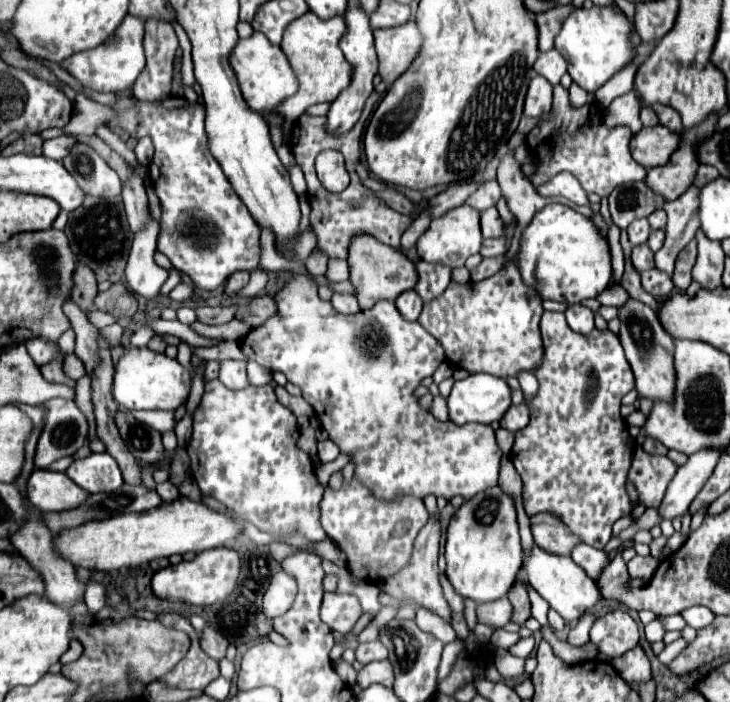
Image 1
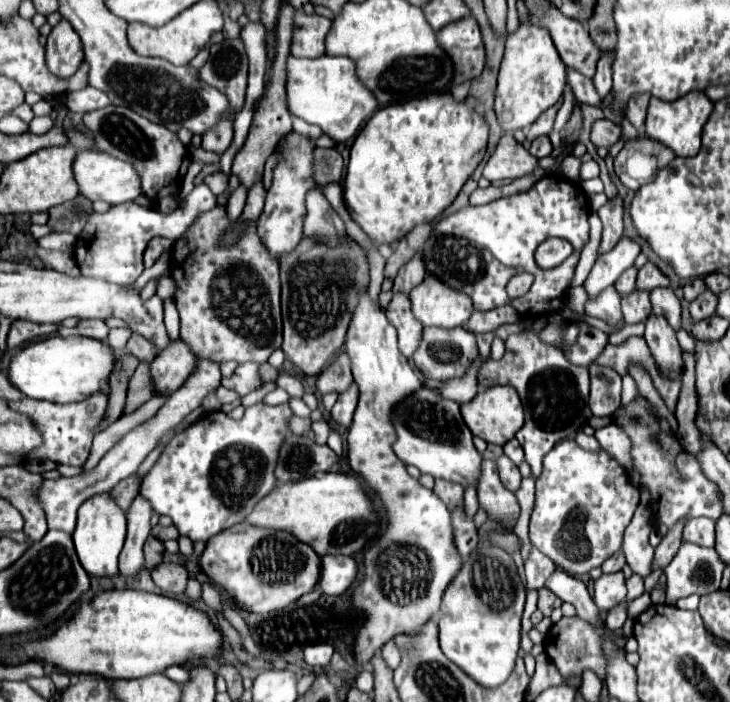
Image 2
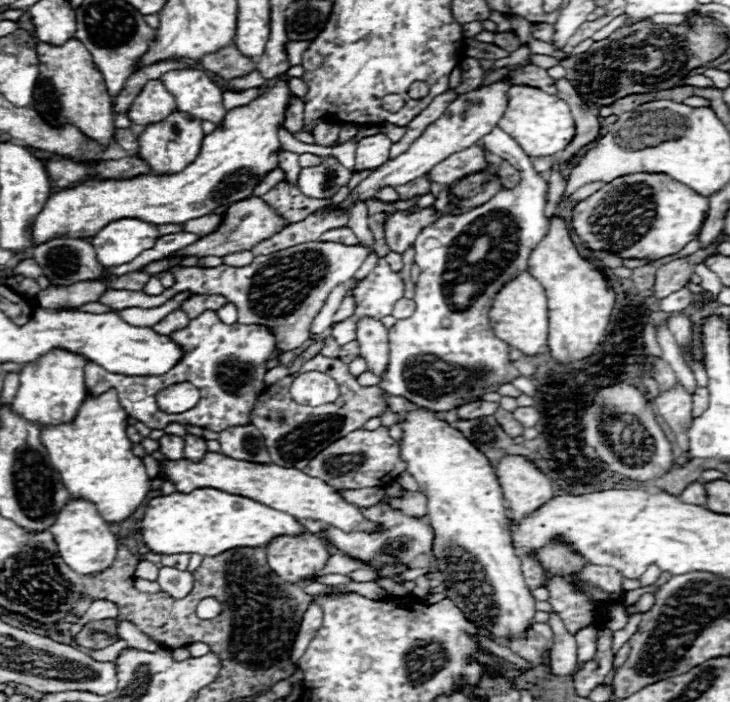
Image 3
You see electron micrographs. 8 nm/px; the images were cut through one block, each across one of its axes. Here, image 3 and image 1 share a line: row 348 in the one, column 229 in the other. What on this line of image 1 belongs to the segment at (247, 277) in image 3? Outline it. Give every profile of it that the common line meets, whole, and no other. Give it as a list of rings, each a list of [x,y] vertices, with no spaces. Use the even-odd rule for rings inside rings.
[[[234,272],[234,274],[228,278],[228,282],[226,282],[226,292],[228,292],[228,294],[238,292],[238,290],[248,282],[248,278],[250,278],[248,272]]]

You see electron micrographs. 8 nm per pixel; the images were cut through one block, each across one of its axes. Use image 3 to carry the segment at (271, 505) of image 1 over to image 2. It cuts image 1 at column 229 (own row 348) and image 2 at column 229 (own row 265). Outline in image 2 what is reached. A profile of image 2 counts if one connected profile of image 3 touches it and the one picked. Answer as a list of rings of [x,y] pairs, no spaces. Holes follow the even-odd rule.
[[[264,402],[246,408],[242,420],[232,420],[224,412],[208,412],[184,432],[176,434],[170,440],[154,468],[144,476],[140,486],[140,496],[144,496],[152,510],[164,516],[170,516],[180,536],[190,538],[192,542],[208,542],[208,538],[216,536],[220,530],[244,522],[248,514],[256,508],[256,504],[274,490],[274,466],[278,458],[280,444],[286,436],[286,420],[292,416],[288,404],[268,406]]]

